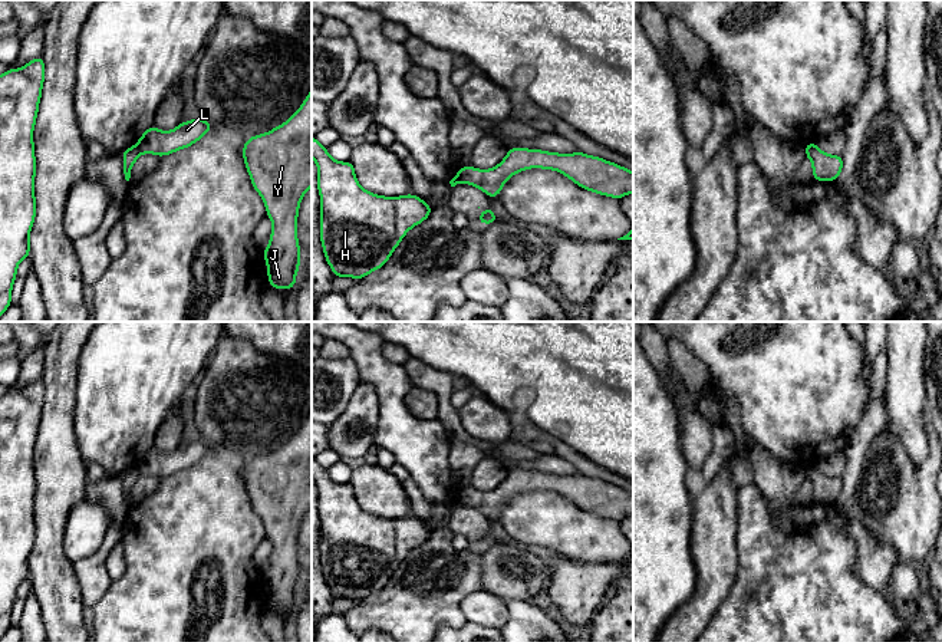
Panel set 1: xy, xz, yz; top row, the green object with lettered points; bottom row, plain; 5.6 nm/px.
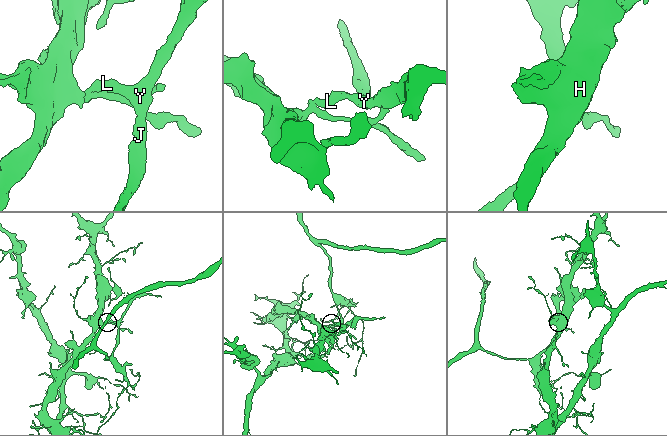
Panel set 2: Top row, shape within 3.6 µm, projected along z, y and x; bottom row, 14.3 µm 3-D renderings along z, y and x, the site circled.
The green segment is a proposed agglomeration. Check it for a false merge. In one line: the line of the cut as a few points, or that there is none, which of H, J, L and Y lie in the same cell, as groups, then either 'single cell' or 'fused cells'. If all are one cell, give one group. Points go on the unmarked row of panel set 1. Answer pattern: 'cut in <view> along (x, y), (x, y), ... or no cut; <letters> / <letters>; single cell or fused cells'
cut in xy along (137, 466), (141, 474); H / J L Y; fused cells

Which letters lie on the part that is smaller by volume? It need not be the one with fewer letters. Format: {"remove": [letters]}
{"remove": ["J", "L", "Y"]}

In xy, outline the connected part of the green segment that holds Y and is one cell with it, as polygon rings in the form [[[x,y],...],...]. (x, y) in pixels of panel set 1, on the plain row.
[[[312,411],[302,428],[274,451],[247,460],[243,480],[251,506],[264,523],[266,536],[273,544],[269,567],[263,572],[269,606],[276,612],[293,612],[299,593],[300,567],[297,562],[297,537],[303,517],[312,508]]]

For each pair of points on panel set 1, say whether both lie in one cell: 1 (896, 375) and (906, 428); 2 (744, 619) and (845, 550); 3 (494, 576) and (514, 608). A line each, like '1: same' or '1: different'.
1: same
2: same
3: different

